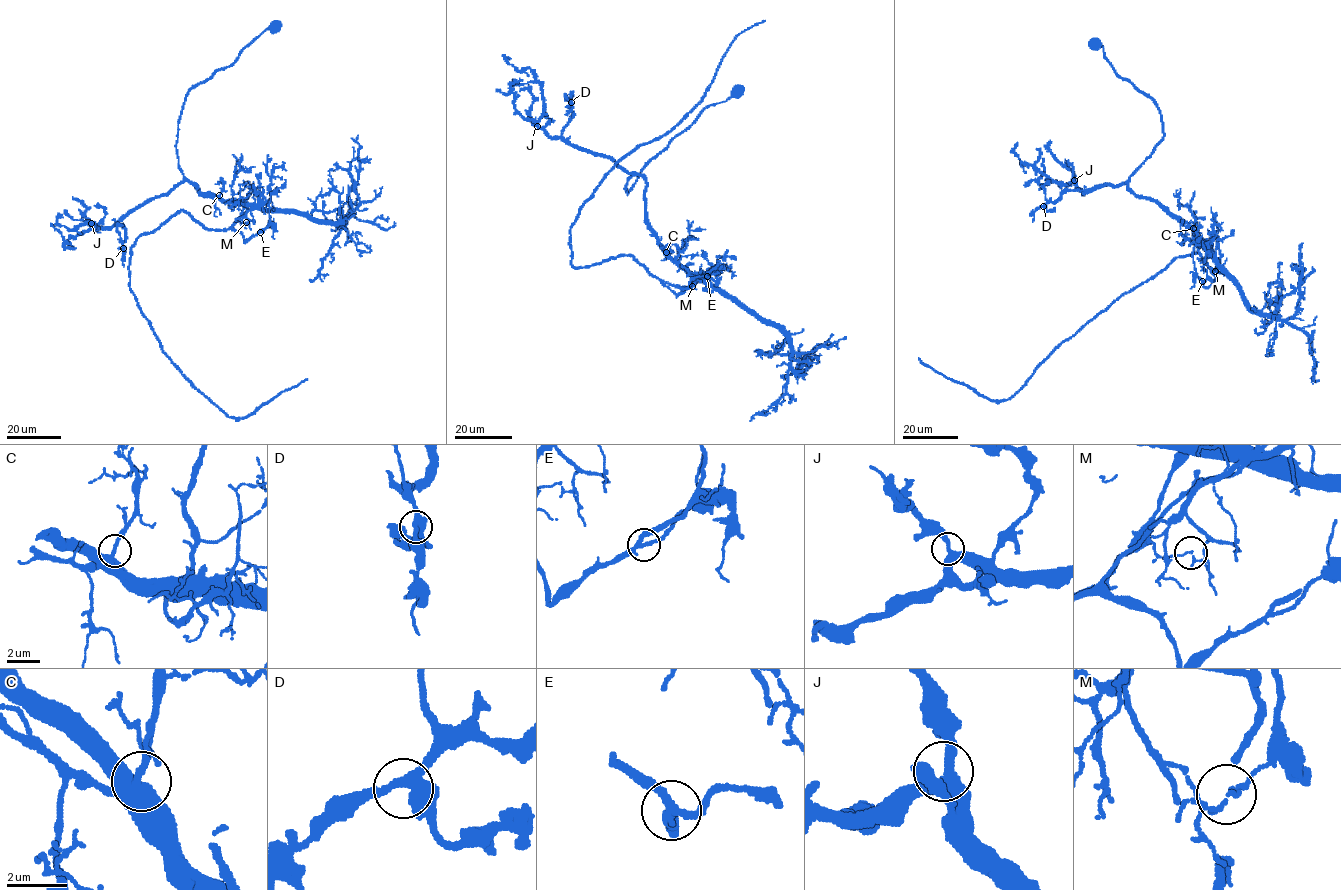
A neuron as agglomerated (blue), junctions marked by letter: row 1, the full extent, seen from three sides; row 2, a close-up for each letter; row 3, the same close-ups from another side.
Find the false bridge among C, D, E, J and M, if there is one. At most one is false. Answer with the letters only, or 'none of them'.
M

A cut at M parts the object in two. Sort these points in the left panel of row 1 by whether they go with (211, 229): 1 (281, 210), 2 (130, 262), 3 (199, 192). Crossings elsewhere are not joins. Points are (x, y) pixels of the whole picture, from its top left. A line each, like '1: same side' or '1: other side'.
1: other side
2: same side
3: other side

